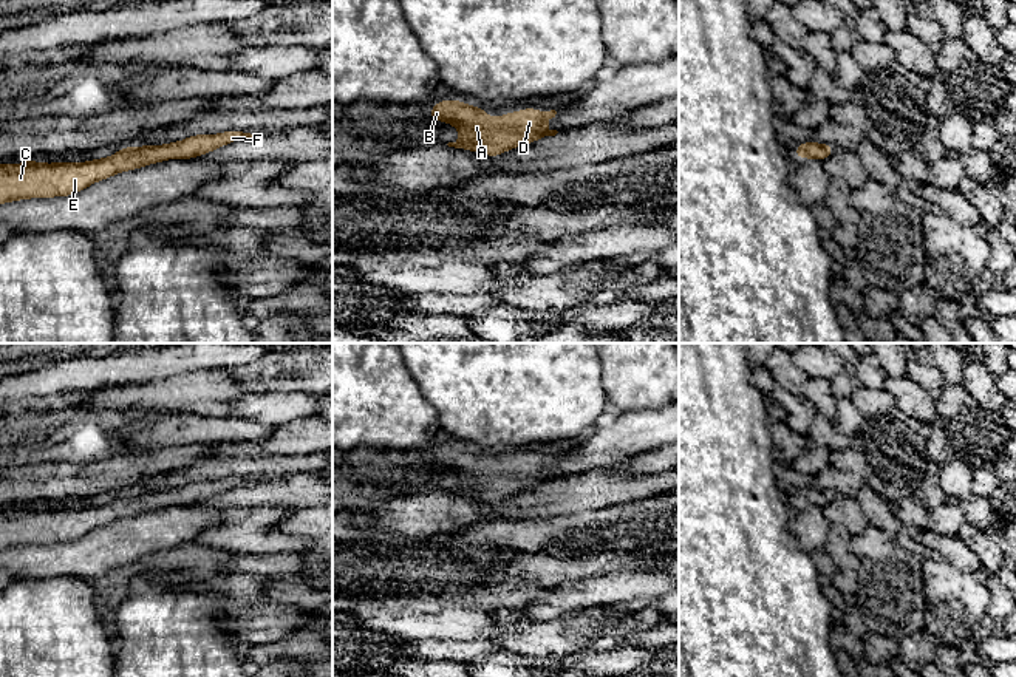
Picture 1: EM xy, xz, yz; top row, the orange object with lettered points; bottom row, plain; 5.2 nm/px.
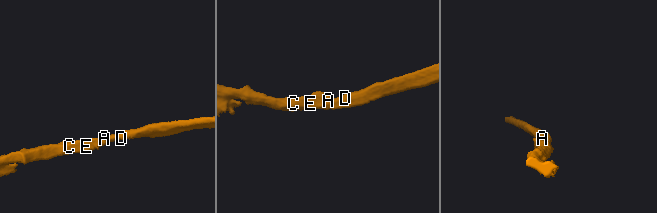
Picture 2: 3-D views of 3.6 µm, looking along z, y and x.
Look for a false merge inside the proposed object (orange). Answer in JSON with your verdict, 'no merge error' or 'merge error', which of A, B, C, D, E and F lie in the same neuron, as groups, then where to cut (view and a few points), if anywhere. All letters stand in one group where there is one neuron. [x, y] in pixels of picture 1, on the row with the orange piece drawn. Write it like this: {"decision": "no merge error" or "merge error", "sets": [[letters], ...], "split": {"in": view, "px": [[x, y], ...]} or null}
{"decision": "no merge error", "sets": [["A", "B", "C", "D", "E", "F"]], "split": null}

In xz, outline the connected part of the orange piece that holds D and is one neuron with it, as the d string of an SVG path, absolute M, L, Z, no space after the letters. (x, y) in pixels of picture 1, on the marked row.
M445 99L436 102L427 114L431 121L444 121L459 128L459 139L448 142L448 147L479 151L495 158L518 145L535 142L546 136L555 136L557 130L544 127L557 111L538 111L524 108L498 117L489 117L487 111L467 105L462 100Z

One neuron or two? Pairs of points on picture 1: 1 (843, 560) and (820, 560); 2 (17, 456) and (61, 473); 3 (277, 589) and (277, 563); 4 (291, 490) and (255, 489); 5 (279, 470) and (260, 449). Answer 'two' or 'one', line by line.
1: two
2: two
3: two
4: one
5: two

